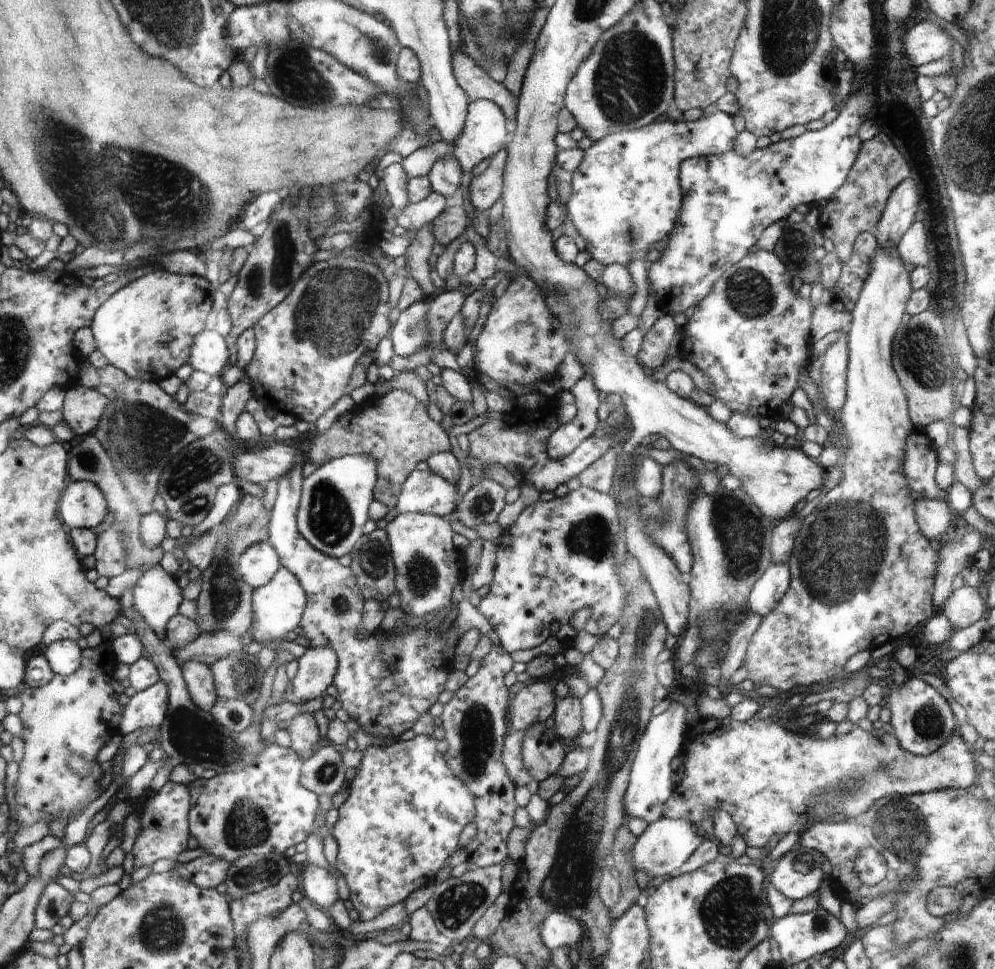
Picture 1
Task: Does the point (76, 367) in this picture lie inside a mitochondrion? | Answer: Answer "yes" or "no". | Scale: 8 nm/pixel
no

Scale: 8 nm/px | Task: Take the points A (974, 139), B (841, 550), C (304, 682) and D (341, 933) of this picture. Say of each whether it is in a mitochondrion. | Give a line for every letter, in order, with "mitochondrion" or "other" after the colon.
A: mitochondrion
B: mitochondrion
C: other
D: other

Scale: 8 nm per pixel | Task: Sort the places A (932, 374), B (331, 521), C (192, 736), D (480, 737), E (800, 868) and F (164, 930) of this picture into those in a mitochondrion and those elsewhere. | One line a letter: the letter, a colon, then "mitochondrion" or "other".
A: mitochondrion
B: mitochondrion
C: mitochondrion
D: mitochondrion
E: mitochondrion
F: mitochondrion

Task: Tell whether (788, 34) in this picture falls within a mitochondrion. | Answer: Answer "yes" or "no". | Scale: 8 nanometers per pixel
yes

